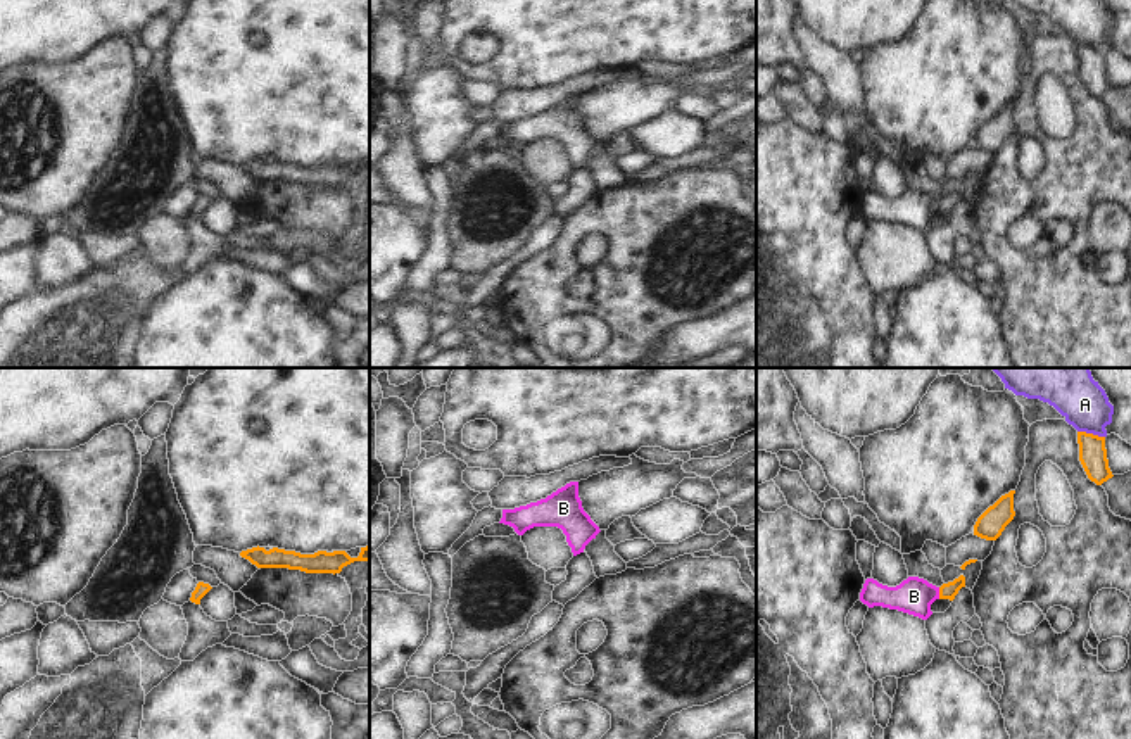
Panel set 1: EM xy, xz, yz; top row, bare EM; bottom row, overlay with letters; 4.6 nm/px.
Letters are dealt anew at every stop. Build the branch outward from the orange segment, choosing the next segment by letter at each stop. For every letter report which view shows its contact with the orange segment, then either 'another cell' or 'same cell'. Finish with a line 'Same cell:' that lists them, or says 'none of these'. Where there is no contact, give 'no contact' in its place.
A: meets orange in yz; another cell
B: meets orange in yz; same cell
Same cell: B

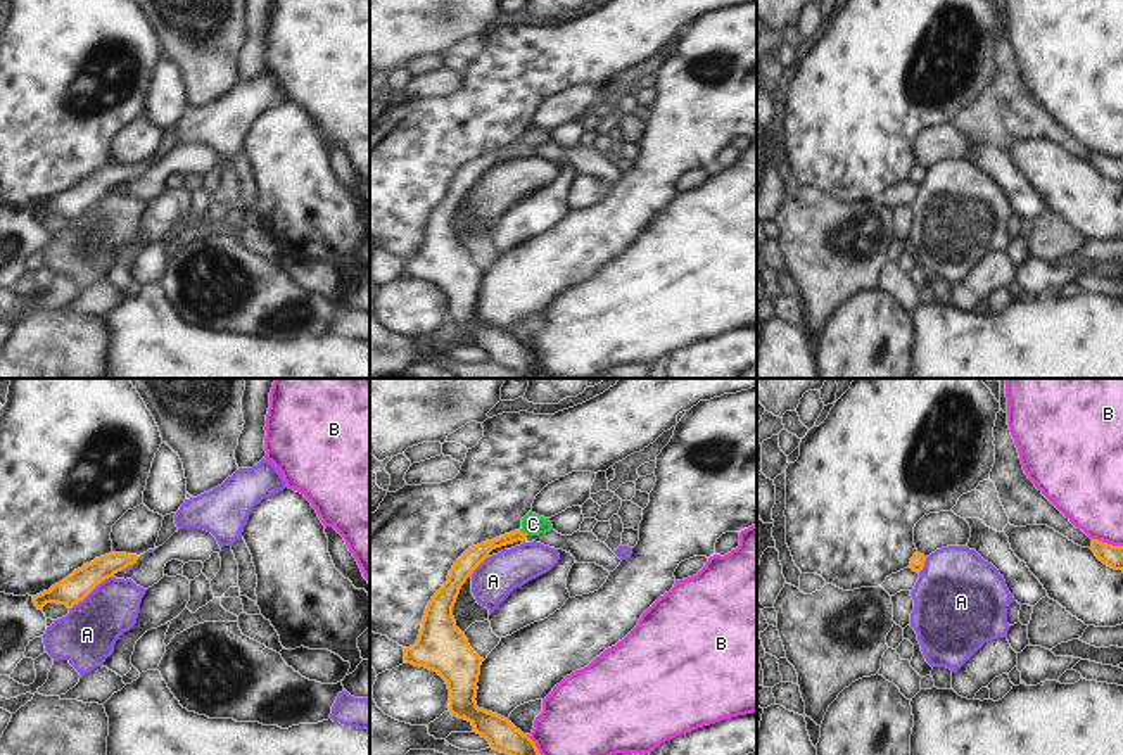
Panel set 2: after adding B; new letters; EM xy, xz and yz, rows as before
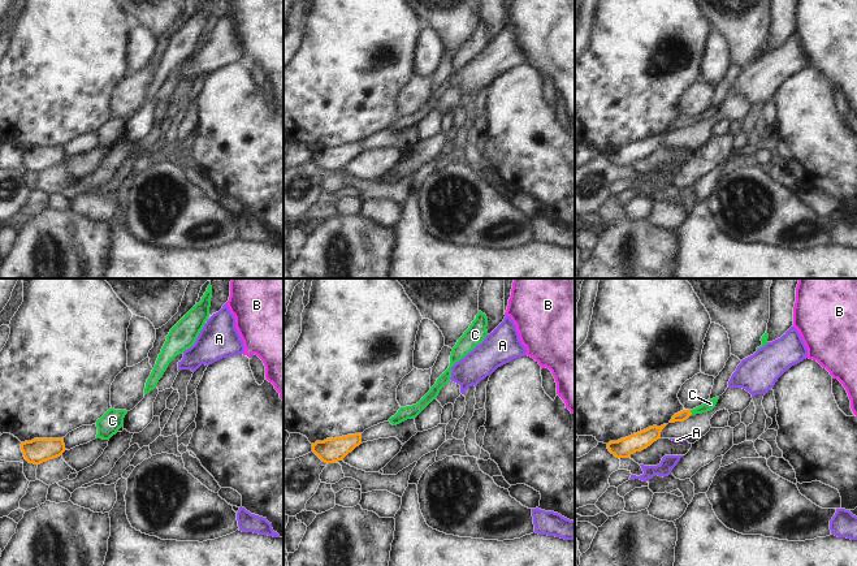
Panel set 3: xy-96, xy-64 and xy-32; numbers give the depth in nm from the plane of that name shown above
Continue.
A: meets orange in xy; another cell
B: meets orange in yz; another cell
C: meets orange in xz; another cell
Same cell: none of these

